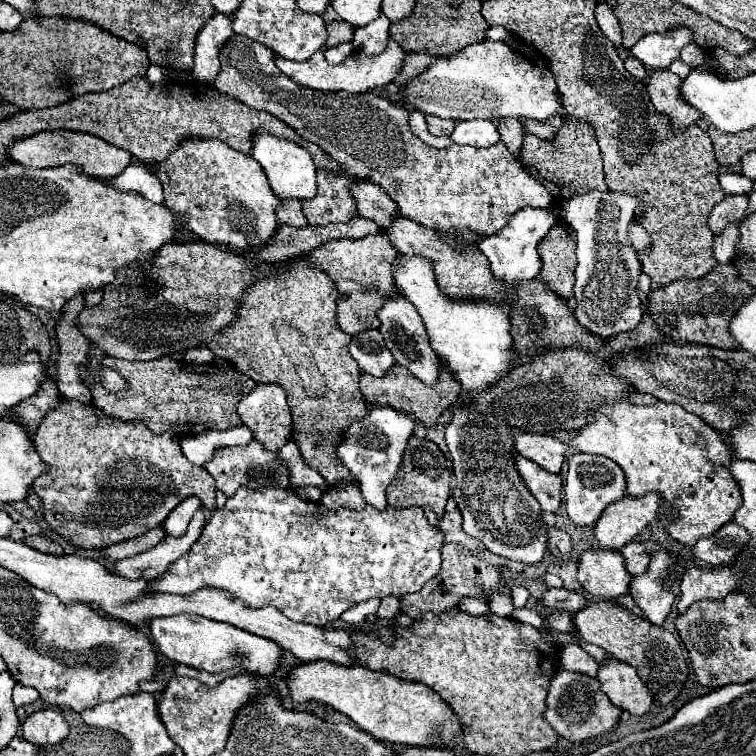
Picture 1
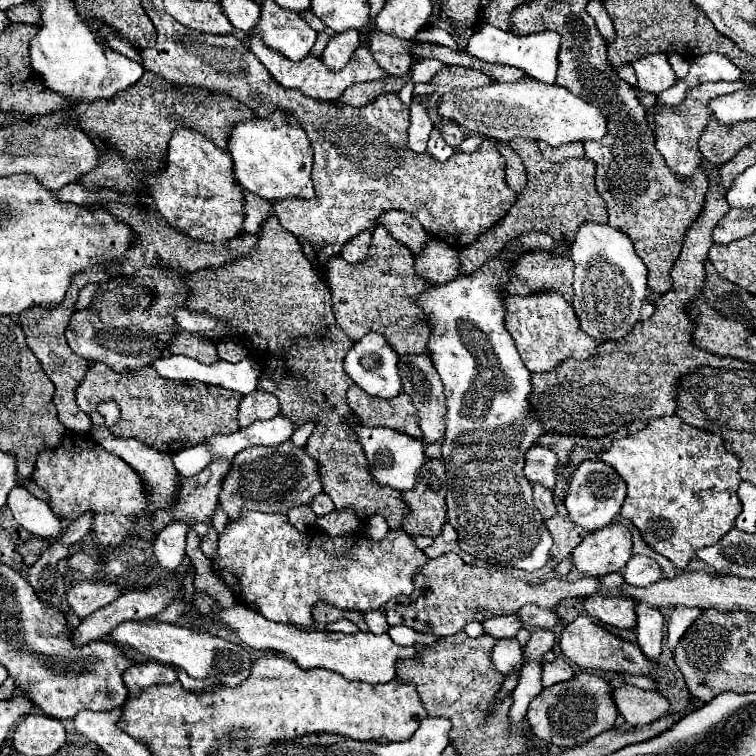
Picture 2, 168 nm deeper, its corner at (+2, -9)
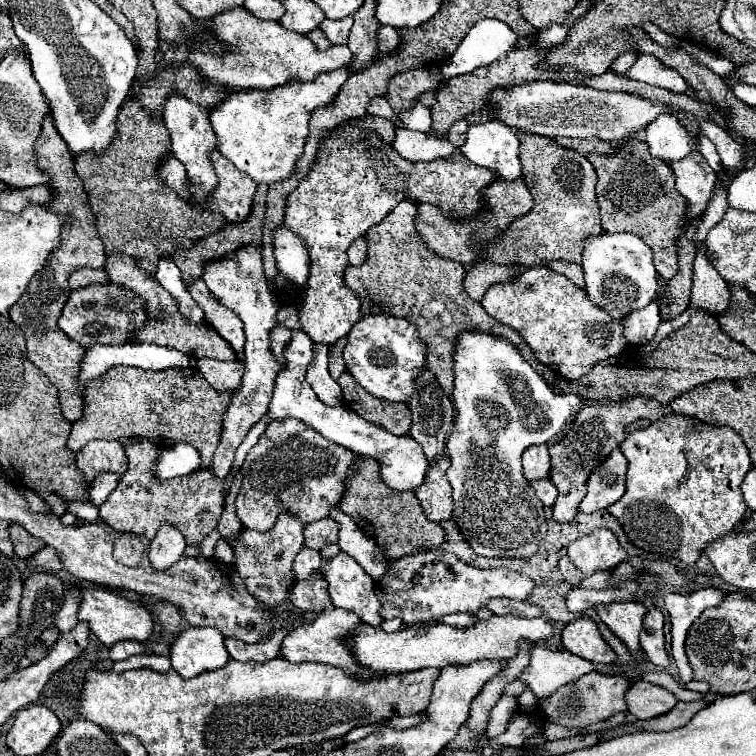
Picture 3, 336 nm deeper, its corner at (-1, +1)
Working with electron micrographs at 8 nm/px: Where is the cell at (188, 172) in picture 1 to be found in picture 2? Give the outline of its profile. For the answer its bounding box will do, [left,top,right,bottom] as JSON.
[140,128,246,244]

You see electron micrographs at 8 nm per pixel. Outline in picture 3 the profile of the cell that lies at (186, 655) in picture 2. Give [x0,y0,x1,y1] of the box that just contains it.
[77,588,153,646]

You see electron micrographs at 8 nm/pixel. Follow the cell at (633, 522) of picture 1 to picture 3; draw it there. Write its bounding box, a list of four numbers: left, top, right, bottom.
[567,528,625,576]

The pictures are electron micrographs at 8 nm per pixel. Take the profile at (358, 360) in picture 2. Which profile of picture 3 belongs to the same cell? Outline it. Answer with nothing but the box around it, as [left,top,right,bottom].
[343,314,427,404]

